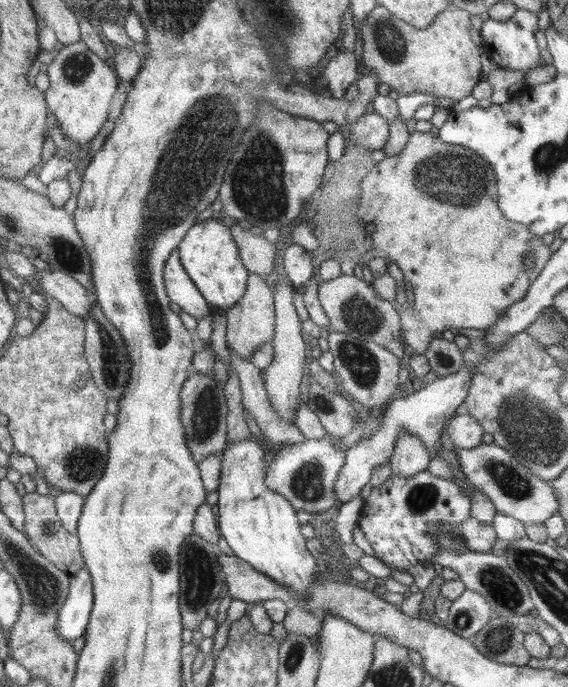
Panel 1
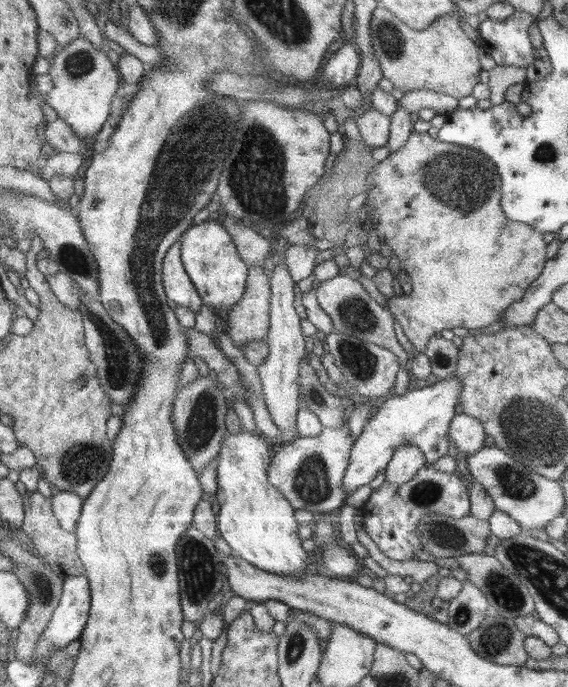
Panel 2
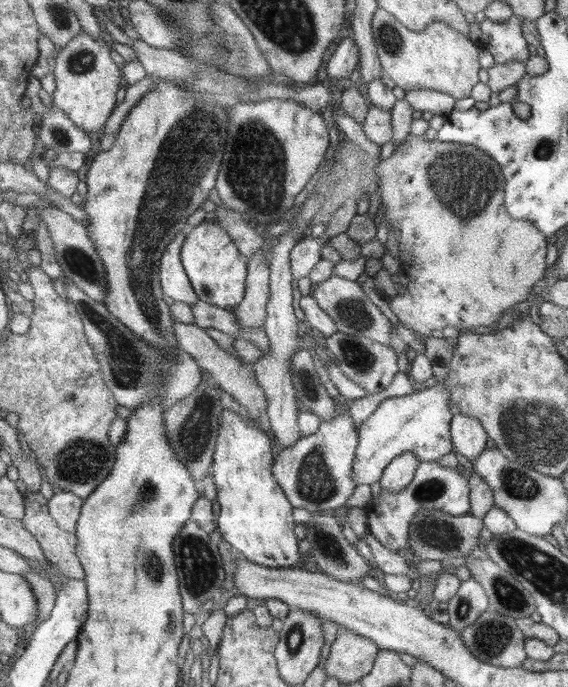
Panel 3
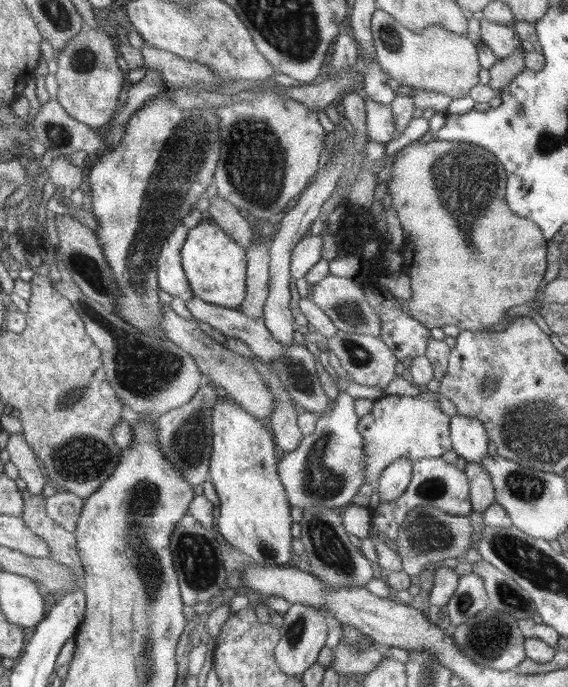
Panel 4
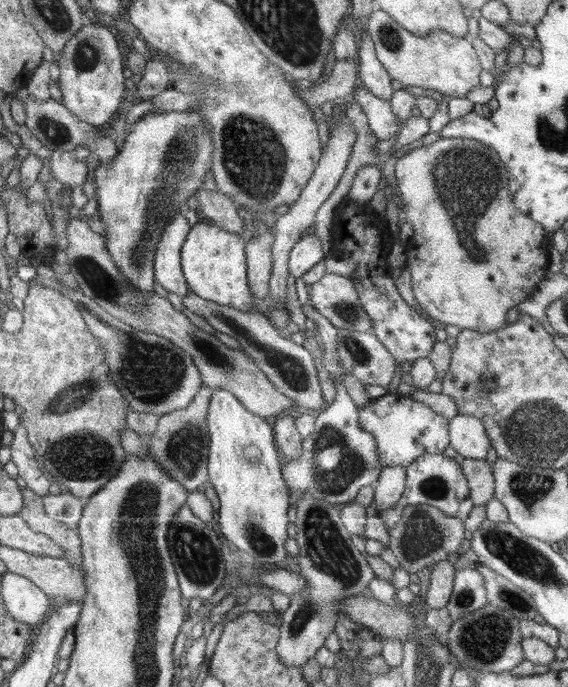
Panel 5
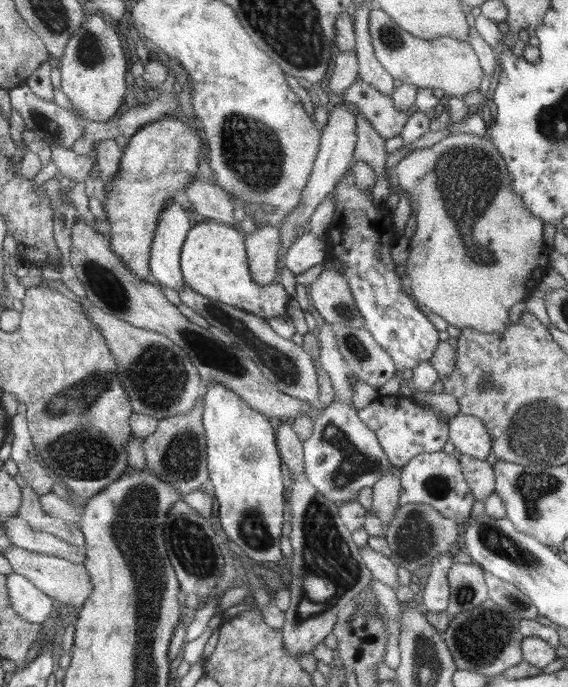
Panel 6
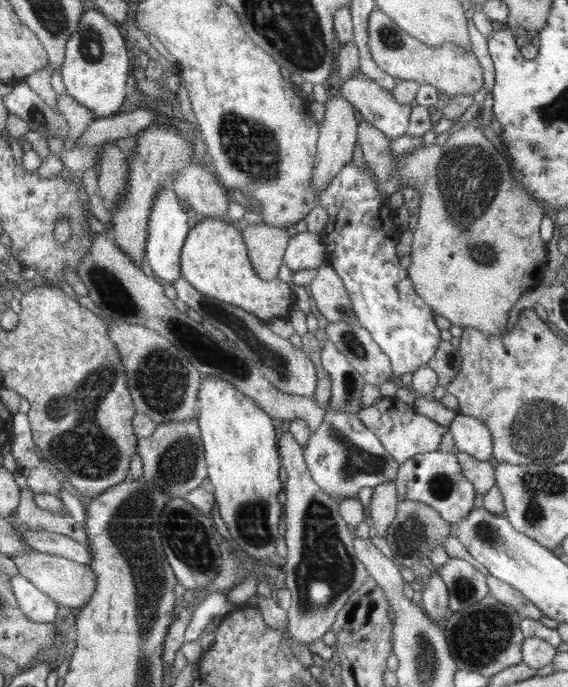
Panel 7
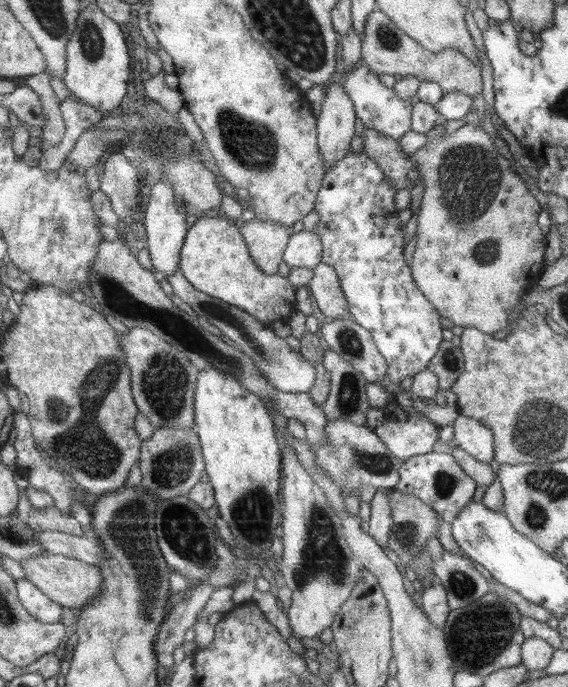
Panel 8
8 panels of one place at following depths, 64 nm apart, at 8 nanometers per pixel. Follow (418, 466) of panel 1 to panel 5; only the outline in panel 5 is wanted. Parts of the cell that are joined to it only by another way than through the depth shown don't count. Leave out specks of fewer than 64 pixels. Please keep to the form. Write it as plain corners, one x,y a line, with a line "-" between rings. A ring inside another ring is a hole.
402,466
384,467
374,489
374,504
378,514
389,510
403,496
405,488
405,468

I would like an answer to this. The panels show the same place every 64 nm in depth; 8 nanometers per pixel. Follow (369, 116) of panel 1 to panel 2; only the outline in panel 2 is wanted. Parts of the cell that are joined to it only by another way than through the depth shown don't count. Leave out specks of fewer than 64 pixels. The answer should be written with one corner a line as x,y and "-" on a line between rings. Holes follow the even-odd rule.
373,108
370,111
362,111
354,119
363,138
362,142
366,146
377,150
387,144
390,136
391,117

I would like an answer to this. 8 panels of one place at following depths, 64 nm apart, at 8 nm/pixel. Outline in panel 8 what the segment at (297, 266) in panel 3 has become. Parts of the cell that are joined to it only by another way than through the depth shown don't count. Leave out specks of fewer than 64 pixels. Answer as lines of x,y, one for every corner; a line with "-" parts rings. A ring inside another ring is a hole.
313,231
291,232
283,261
290,267
306,267
313,269
322,261
322,243
320,237

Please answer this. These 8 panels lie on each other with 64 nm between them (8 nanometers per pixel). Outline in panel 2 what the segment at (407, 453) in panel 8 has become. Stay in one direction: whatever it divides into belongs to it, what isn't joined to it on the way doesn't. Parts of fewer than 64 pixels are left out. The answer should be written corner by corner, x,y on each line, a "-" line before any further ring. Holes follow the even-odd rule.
456,376
447,380
427,385
422,389
413,390
402,395
388,397
379,407
378,412
371,416
365,424
360,437
355,440
350,454
350,463
345,470
345,493
348,497
358,487
369,485
378,474
385,470
398,448
414,446
420,450
427,465
434,464
440,458
448,455
450,448
449,427
458,397
462,393
462,382

